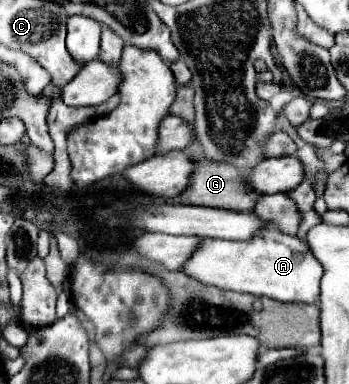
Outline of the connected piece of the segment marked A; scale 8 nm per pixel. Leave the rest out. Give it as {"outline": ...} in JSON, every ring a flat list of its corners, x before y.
{"outline":[[263,230,251,242,239,240,201,240,191,258,181,268,183,274,197,282,219,286,221,290,267,296,279,302,315,304,319,298,319,280,323,266,297,236,287,236,279,230]]}

